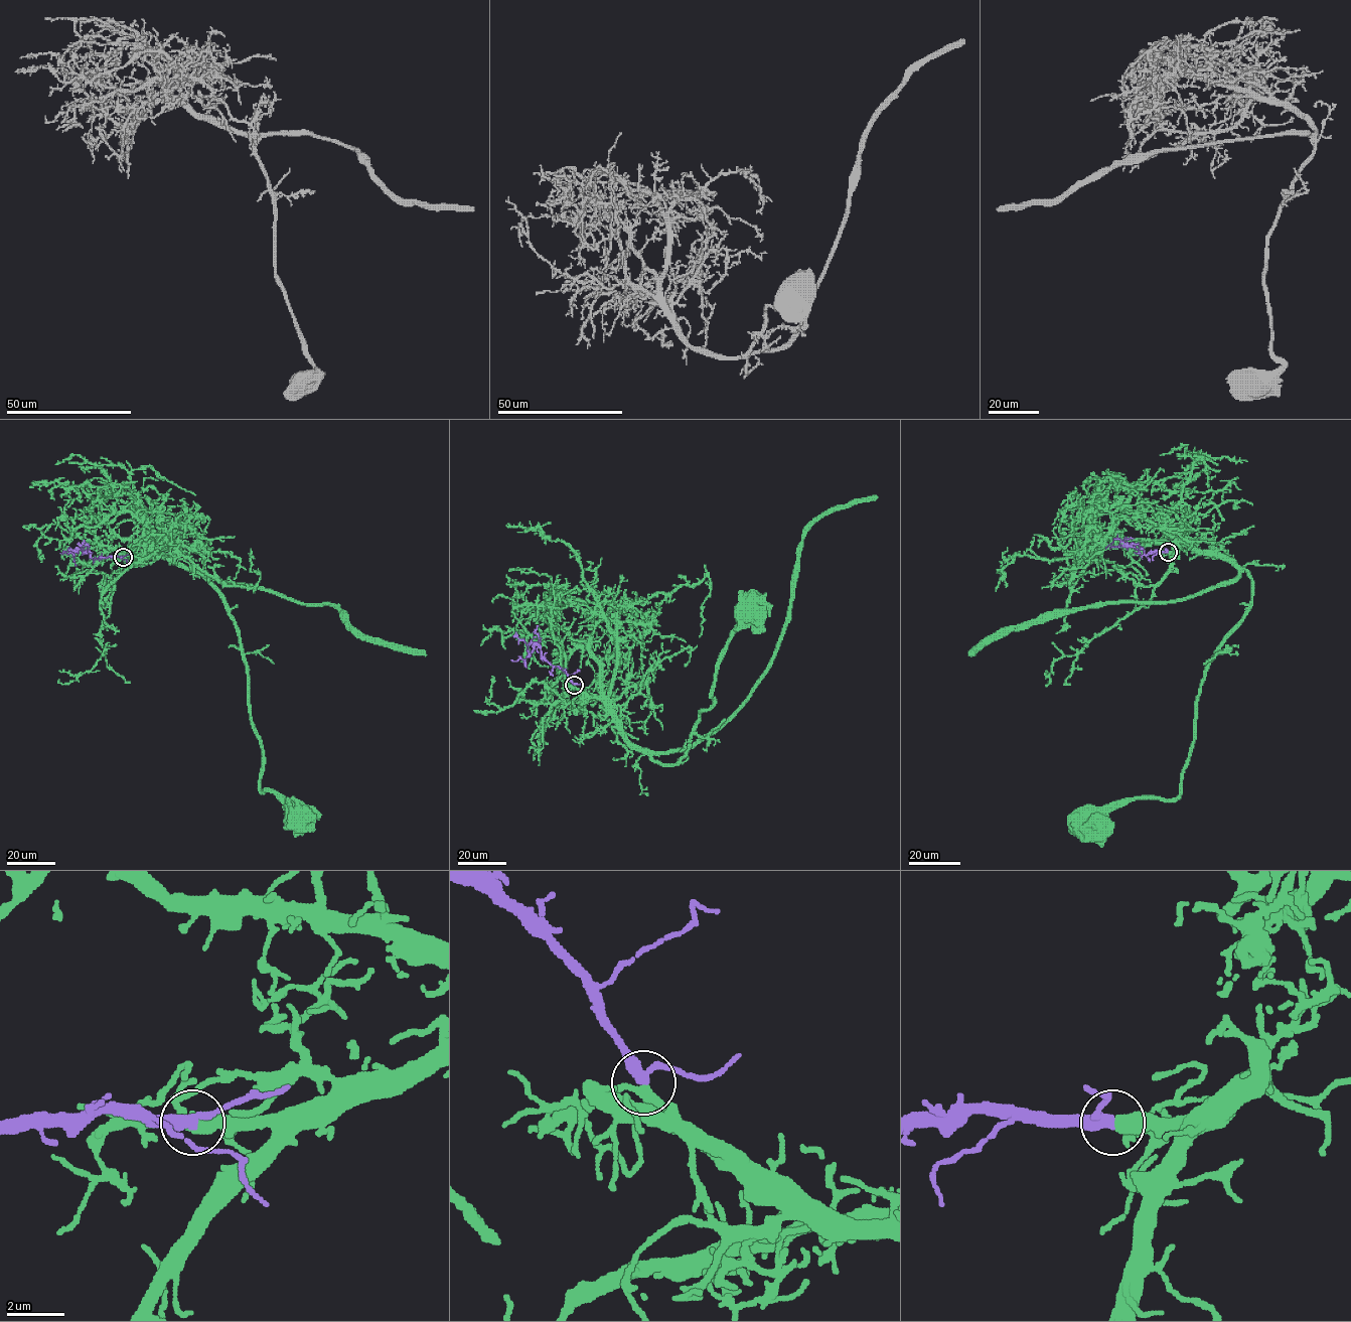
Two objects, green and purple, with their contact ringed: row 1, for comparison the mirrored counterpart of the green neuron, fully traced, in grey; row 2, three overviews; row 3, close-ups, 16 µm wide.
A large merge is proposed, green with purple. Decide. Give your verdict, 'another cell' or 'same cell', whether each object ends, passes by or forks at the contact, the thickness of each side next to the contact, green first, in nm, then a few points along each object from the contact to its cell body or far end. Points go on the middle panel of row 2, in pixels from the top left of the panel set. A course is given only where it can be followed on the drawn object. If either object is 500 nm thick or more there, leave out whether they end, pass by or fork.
same cell; green forks; purple passes by; calibres 280 and 320 nm; course green (574, 685), (599, 699), (652, 759), (674, 764), (699, 715), (714, 703), (721, 651), (751, 608); course purple (574, 685), (562, 670), (542, 655), (539, 643), (531, 651), (515, 632)

